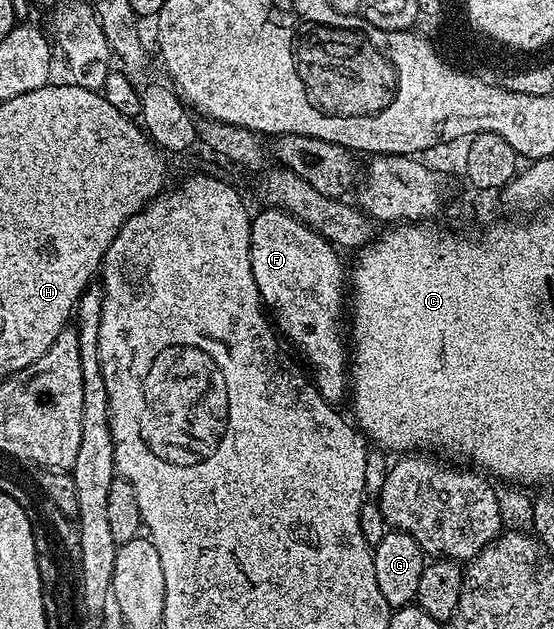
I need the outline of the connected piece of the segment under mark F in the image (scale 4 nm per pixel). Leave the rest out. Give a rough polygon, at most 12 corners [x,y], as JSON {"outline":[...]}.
{"outline":[[261,209],[250,268],[330,403],[350,390],[346,262]]}

